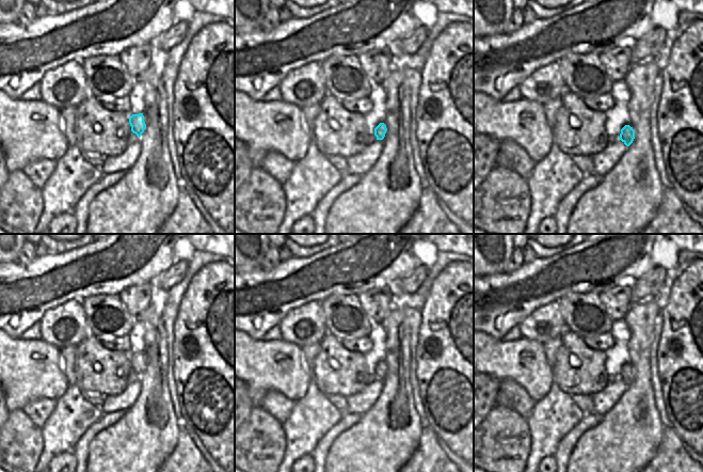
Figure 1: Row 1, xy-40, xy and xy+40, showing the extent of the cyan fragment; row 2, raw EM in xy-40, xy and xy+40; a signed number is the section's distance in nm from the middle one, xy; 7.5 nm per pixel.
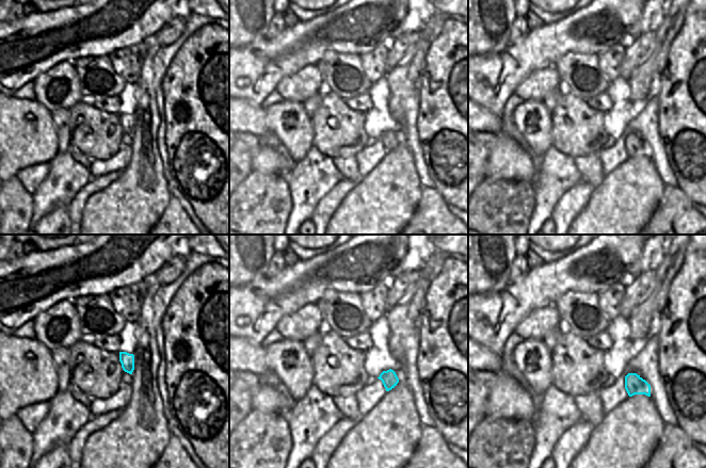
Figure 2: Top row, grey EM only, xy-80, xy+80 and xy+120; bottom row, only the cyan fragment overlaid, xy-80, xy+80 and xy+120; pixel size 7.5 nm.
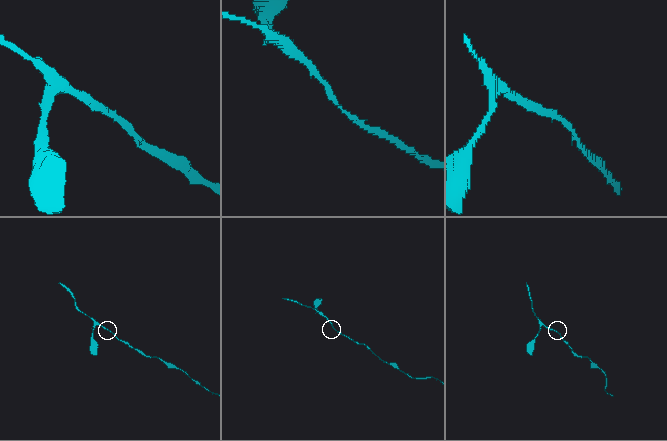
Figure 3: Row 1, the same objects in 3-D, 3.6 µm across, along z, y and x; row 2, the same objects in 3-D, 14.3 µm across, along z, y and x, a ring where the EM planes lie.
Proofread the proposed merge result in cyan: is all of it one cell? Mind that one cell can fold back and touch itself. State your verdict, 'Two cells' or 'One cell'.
One cell

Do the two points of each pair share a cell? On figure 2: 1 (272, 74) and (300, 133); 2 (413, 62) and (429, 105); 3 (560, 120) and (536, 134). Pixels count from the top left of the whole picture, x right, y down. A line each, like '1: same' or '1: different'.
1: different
2: different
3: different

